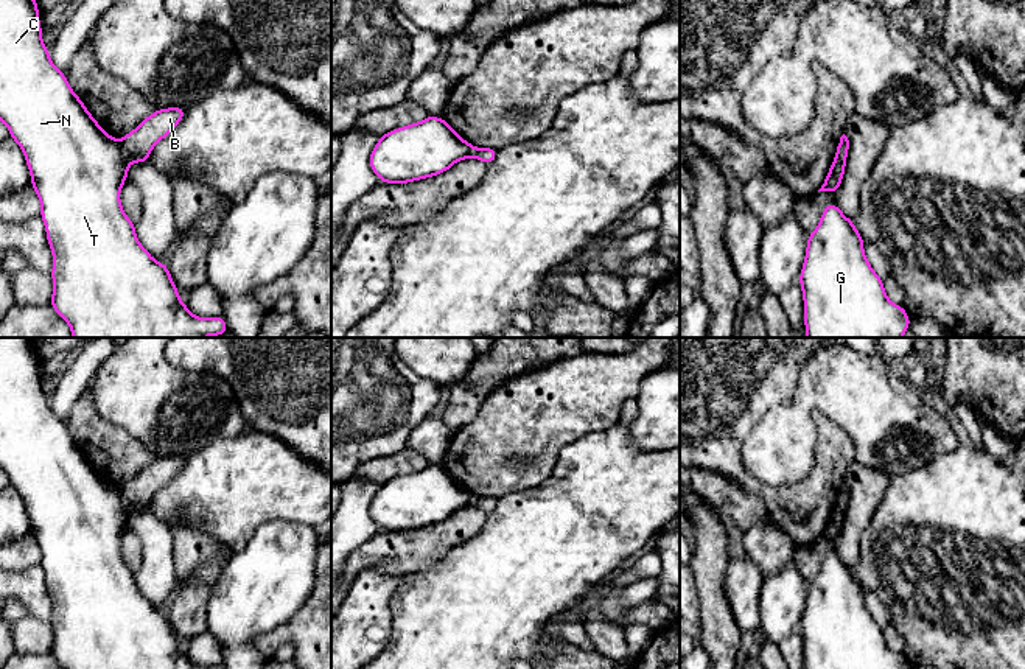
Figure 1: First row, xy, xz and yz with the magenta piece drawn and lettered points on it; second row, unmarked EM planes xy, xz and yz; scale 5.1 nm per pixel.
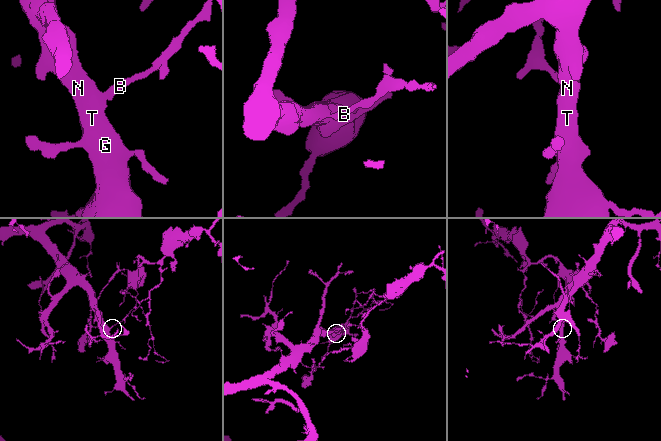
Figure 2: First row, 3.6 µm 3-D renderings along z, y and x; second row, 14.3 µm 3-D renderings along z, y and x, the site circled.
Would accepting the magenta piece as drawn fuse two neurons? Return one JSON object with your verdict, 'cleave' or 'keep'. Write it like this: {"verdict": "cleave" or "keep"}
{"verdict": "cleave"}

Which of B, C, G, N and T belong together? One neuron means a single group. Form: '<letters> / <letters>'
B / C G N T

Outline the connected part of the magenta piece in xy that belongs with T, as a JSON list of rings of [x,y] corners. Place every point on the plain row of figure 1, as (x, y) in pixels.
[[[0,338],[0,470],[22,496],[31,535],[40,549],[40,566],[53,602],[51,657],[64,669],[226,669],[222,664],[191,663],[177,643],[168,615],[154,608],[140,593],[135,573],[120,549],[131,510],[123,506],[120,490],[98,473],[72,439],[67,425],[51,411],[39,363],[33,338]]]

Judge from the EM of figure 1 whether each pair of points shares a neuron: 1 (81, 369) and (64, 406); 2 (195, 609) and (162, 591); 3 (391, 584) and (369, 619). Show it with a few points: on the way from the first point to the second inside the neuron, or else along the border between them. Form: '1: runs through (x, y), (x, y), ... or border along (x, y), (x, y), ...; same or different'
1: runs through (76, 378), (66, 397); same
2: border along (178, 582), (170, 599); different
3: runs through (381, 593), (369, 605), (369, 610); same

